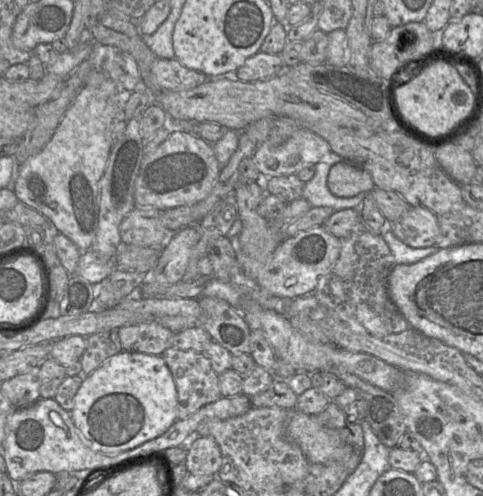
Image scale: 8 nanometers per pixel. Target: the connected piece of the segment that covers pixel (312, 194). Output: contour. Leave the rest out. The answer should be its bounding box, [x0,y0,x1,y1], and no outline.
[302,152,366,211]

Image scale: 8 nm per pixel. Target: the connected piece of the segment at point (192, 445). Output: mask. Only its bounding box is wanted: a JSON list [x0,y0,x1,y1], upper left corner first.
[185,436,222,475]

